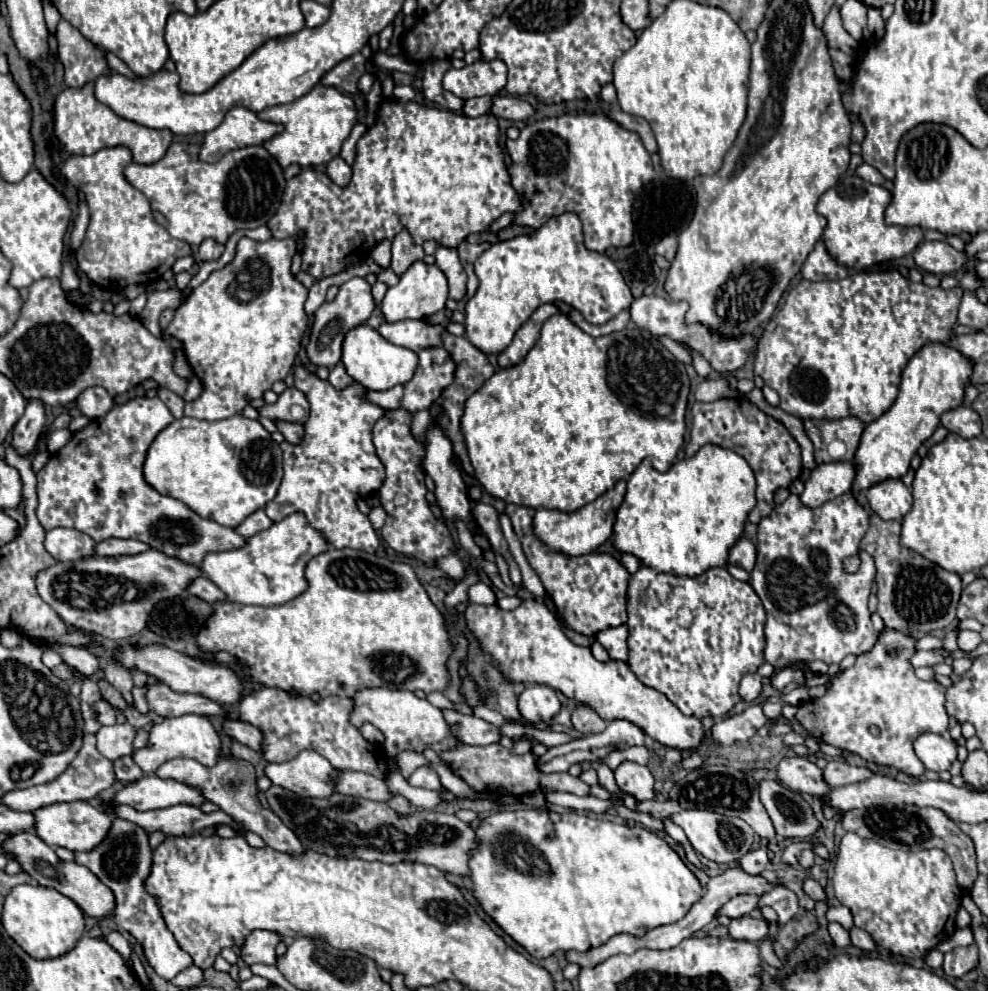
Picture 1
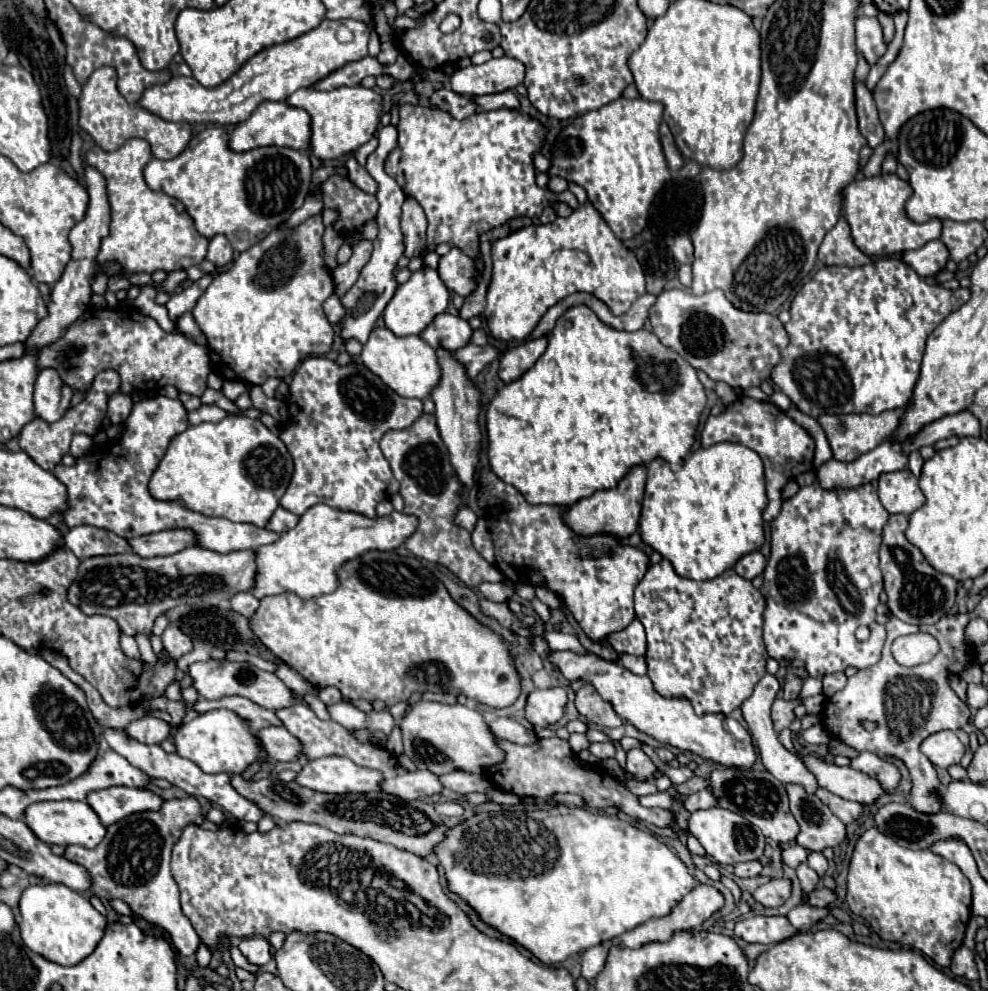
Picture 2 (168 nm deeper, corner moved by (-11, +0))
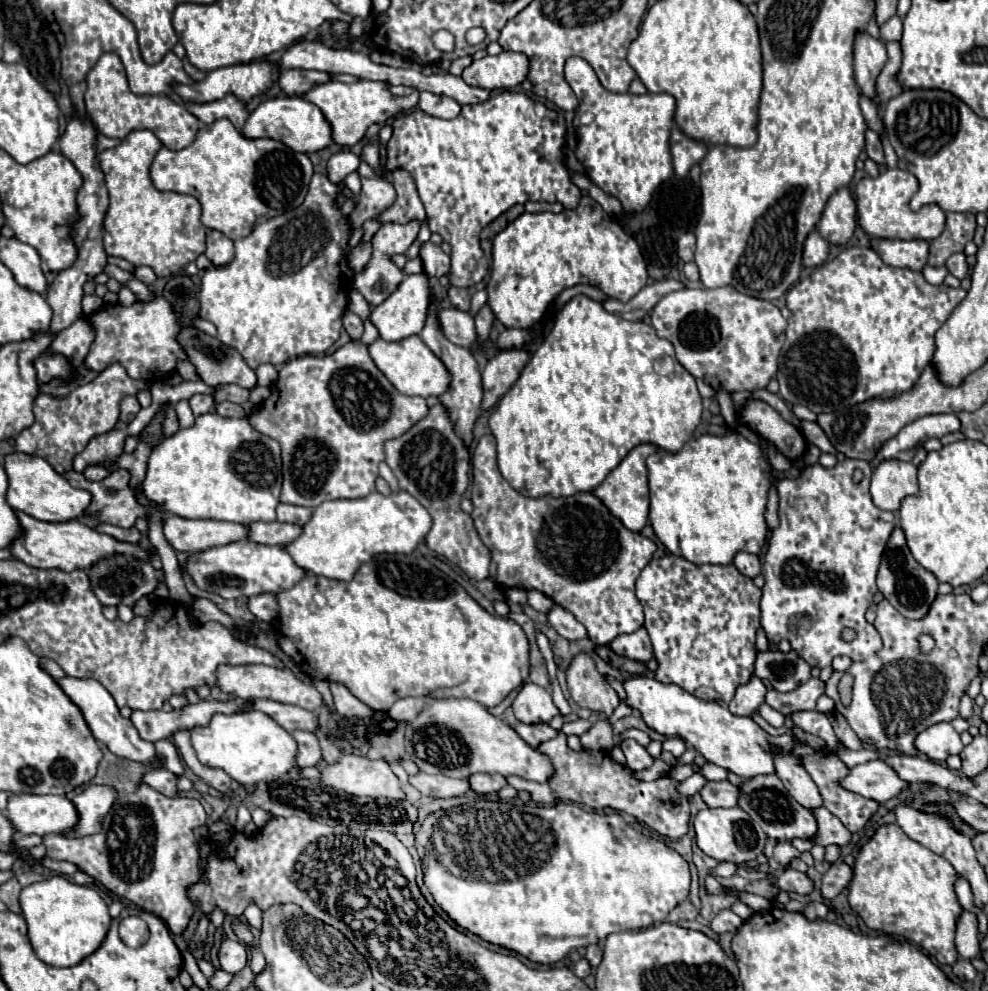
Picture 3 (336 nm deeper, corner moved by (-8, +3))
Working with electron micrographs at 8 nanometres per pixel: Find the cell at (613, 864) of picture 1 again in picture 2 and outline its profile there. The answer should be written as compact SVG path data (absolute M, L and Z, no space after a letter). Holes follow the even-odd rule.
M556 805L556 807L550 807L550 809L502 809L502 811L494 811L494 813L476 813L470 819L466 819L466 821L454 825L452 829L448 829L444 839L438 845L434 845L432 851L438 857L440 865L444 867L444 873L446 873L446 879L448 879L448 889L452 893L456 893L462 901L466 901L486 925L494 927L502 935L510 937L512 941L516 941L518 945L528 949L544 965L562 963L572 953L582 953L582 951L586 951L594 945L600 945L604 941L612 941L614 937L646 923L652 917L668 915L668 911L672 911L672 907L676 907L676 903L680 903L680 899L698 885L696 879L688 873L686 865L680 861L680 857L672 849L668 849L664 843L660 843L656 837L652 837L650 833L644 833L642 829L636 829L634 825L630 825L628 821L618 819L616 815L590 813L590 809L580 809L580 807L574 807L574 805L572 807Z

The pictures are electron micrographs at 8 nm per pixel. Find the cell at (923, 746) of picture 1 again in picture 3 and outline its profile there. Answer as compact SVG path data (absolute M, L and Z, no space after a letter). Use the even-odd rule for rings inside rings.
M939 722L923 730L915 738L915 746L921 754L929 756L935 762L945 762L951 754L961 754L961 738L949 722Z

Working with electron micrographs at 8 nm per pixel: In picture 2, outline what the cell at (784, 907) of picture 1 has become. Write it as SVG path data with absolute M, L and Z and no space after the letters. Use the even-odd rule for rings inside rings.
M820 887L820 889L812 891L810 899L808 899L808 903L814 905L814 907L828 907L834 901L836 901L836 893L832 889L826 889L826 887Z

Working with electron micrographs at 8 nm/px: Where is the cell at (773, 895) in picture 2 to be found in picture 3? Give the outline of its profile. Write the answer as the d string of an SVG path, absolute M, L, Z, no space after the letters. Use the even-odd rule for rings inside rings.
M785 868L783 874L775 880L775 886L785 892L797 892L797 894L809 894L813 890L813 882L807 878L807 874L797 872L793 868Z

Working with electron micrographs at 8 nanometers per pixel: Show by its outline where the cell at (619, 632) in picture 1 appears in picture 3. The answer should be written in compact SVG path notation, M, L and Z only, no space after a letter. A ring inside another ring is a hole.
M639 628L631 634L621 634L615 640L611 640L609 644L613 648L615 654L631 658L631 660L639 660L639 662L647 662L653 658L653 648L649 642L649 634L645 628Z

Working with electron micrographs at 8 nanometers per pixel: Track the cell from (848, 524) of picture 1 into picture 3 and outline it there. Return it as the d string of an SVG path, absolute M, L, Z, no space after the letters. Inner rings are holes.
M849 458L833 468L813 464L805 468L799 478L785 478L777 482L781 524L771 532L767 556L763 562L765 586L761 596L761 626L769 642L779 642L783 638L789 640L791 648L811 668L821 670L825 666L831 666L833 658L837 656L849 656L853 662L861 662L881 650L881 636L877 636L875 626L865 620L865 612L873 600L873 594L877 592L875 576L885 544L895 526L895 514L881 510L873 504L869 482L869 462ZM853 468L863 470L861 482L853 482ZM845 628L853 628L857 632L855 640L847 642L841 638Z

